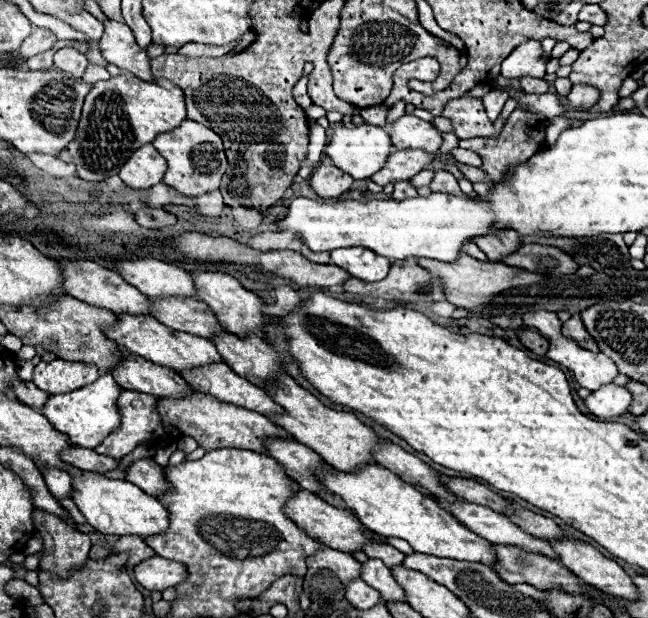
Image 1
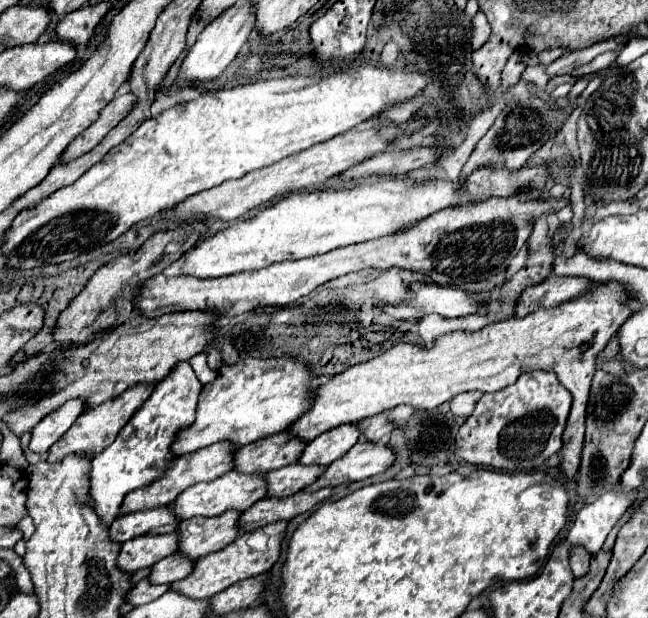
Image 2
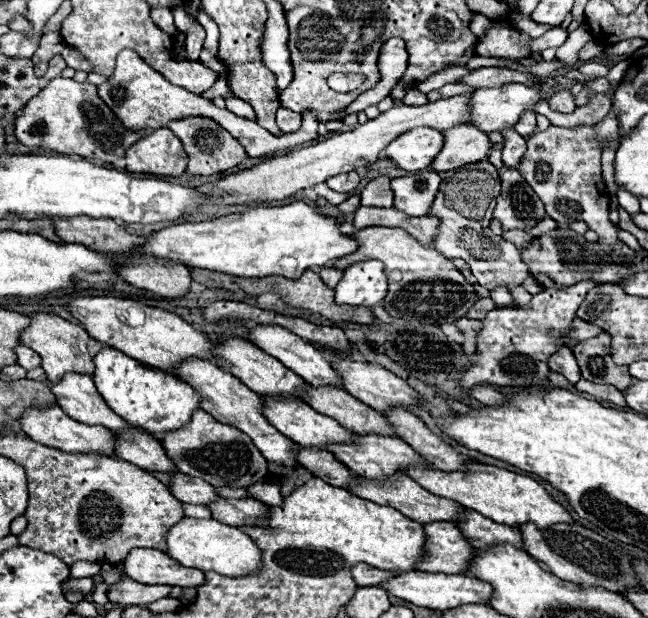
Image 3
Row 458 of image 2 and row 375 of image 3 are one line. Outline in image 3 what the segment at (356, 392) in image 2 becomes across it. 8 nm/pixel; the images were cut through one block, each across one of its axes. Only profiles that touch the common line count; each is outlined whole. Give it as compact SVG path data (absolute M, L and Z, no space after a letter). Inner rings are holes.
M566 346L556 350L556 354L552 354L552 358L548 360L548 366L550 366L550 370L562 374L572 384L576 384L580 380L580 370L578 370L576 358L574 358L572 350Z

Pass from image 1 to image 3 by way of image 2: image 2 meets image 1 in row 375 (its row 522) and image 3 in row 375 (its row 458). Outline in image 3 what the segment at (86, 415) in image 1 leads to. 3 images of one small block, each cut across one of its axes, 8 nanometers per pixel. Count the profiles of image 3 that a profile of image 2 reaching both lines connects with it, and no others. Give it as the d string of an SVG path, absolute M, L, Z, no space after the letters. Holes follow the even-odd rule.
M102 348L94 358L96 370L92 374L94 384L106 404L132 428L142 428L154 436L176 430L190 422L192 412L198 410L198 392L180 378L166 374L158 368L142 364L116 348Z

